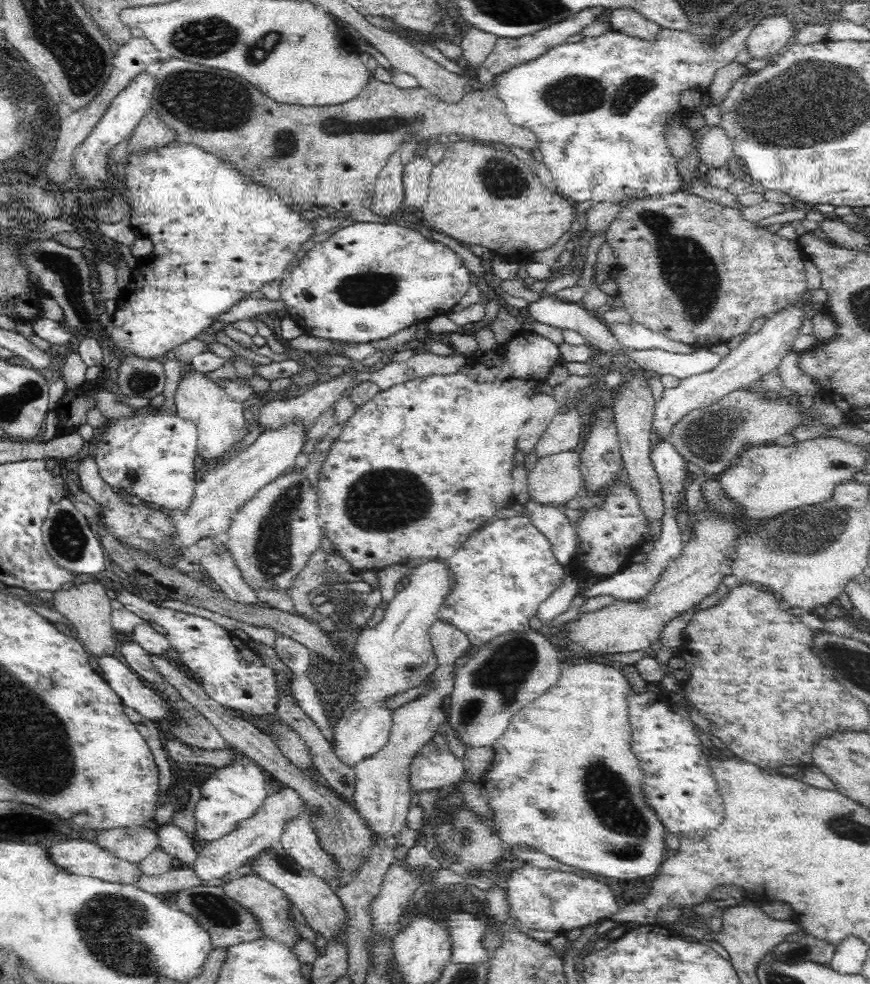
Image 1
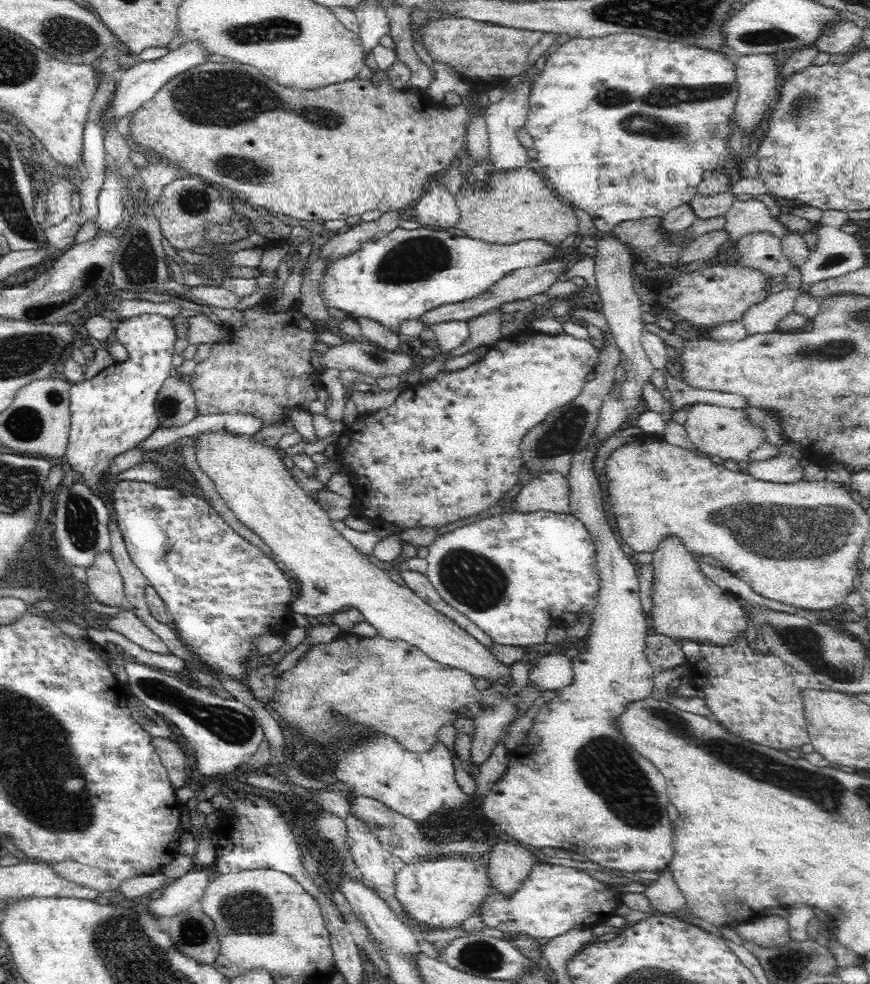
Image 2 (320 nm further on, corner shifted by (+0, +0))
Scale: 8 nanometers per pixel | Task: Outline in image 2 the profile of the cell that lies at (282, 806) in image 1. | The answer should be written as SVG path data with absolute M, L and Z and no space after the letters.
M205 867L169 881L158 899L146 902L148 911L154 913L156 917L171 917L192 905L200 904L214 875L211 868Z

